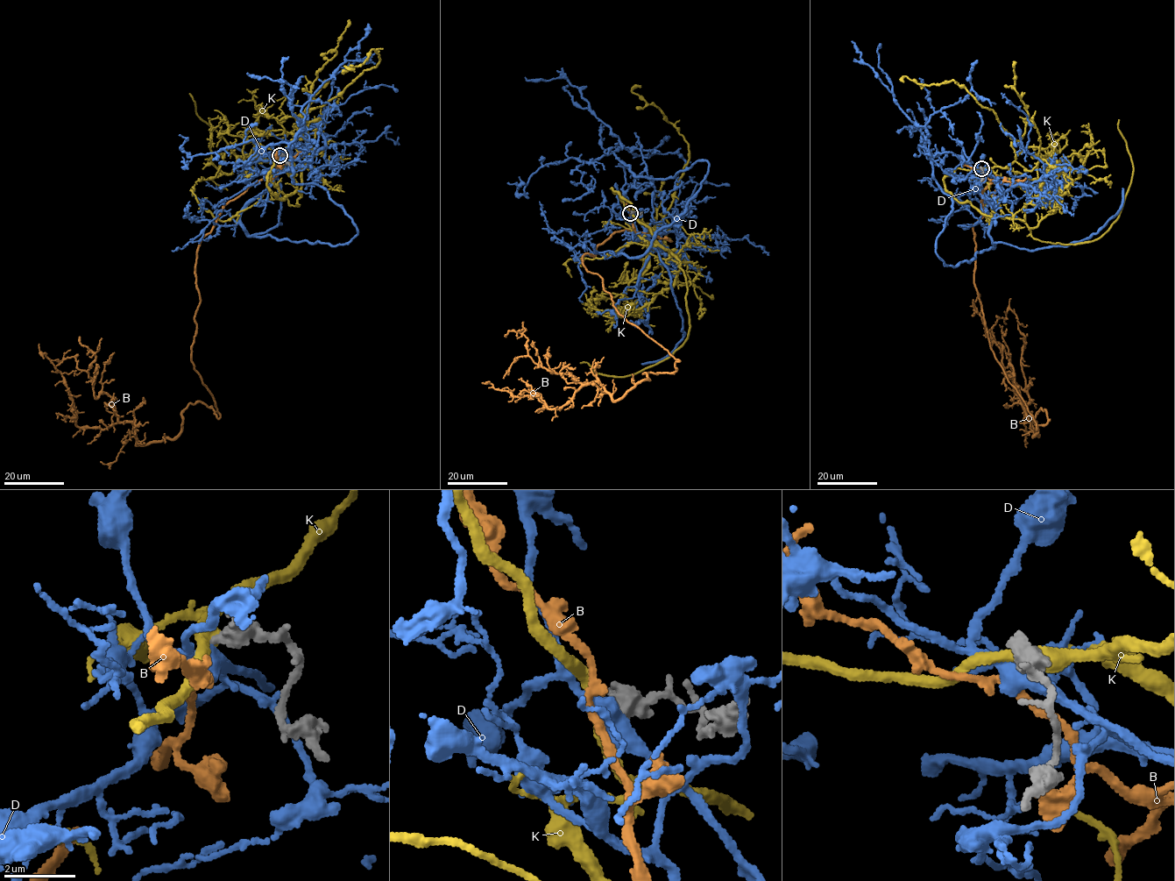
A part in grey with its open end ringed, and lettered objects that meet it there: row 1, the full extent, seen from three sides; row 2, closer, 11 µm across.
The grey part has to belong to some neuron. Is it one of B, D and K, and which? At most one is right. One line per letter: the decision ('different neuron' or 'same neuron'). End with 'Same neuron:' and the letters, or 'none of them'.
B: same neuron
D: different neuron
K: different neuron
Same neuron: B

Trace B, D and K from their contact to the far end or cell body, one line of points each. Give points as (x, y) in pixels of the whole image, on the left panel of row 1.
B: (279, 155), (196, 252), (191, 358), (219, 417), (189, 403), (146, 444), (130, 422), (79, 427), (38, 344)
D: (280, 155), (279, 172), (242, 212), (240, 222), (250, 235), (281, 223), (280, 188), (272, 174), (237, 147)
K: (280, 155), (274, 159), (300, 169), (298, 206), (287, 203), (281, 189), (197, 115), (189, 93)

